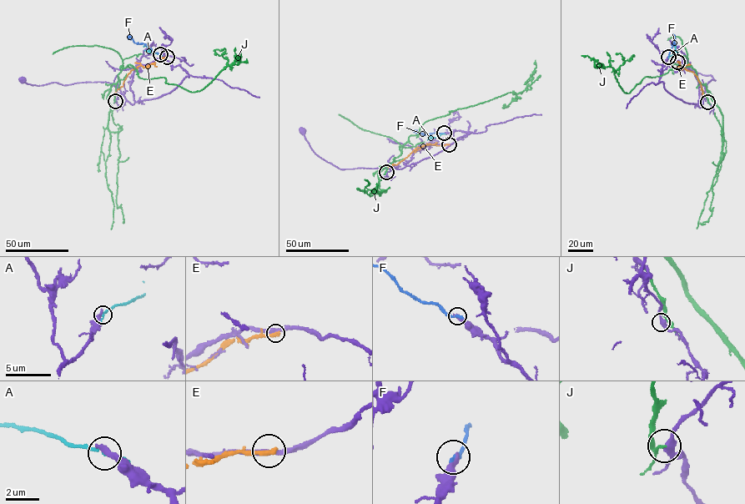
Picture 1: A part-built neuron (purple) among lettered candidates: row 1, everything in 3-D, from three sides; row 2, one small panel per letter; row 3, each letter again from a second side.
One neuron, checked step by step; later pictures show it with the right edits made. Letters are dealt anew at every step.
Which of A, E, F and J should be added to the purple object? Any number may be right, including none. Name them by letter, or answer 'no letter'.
no letter

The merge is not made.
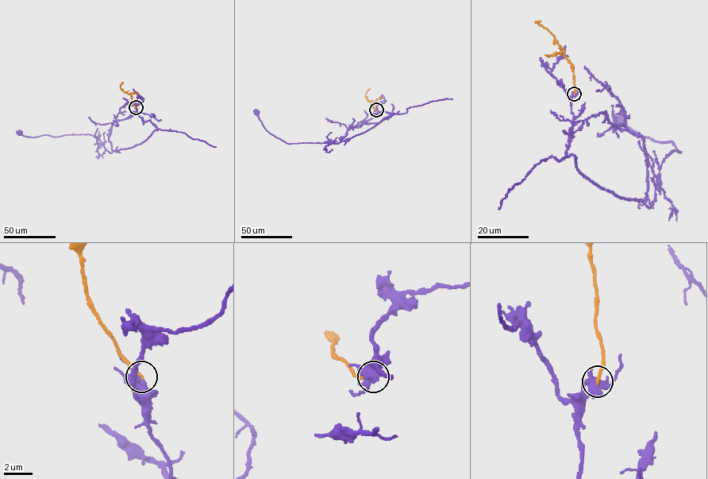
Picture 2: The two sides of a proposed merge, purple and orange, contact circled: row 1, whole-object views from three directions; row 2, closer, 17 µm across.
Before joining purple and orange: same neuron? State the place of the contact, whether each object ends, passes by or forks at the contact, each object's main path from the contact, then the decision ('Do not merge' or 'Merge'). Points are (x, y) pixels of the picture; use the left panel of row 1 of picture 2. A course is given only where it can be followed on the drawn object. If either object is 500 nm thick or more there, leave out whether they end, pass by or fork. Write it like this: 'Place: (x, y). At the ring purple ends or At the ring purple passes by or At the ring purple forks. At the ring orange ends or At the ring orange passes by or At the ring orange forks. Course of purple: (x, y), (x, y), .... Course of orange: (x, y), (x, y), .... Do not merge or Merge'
Place: (136, 107). Course of purple: (136, 107), (138, 115), (157, 130), (135, 146), (111, 152), (89, 134), (32, 137), (19, 133). Course of orange: (136, 107), (131, 95), (120, 87), (121, 82). Do not merge

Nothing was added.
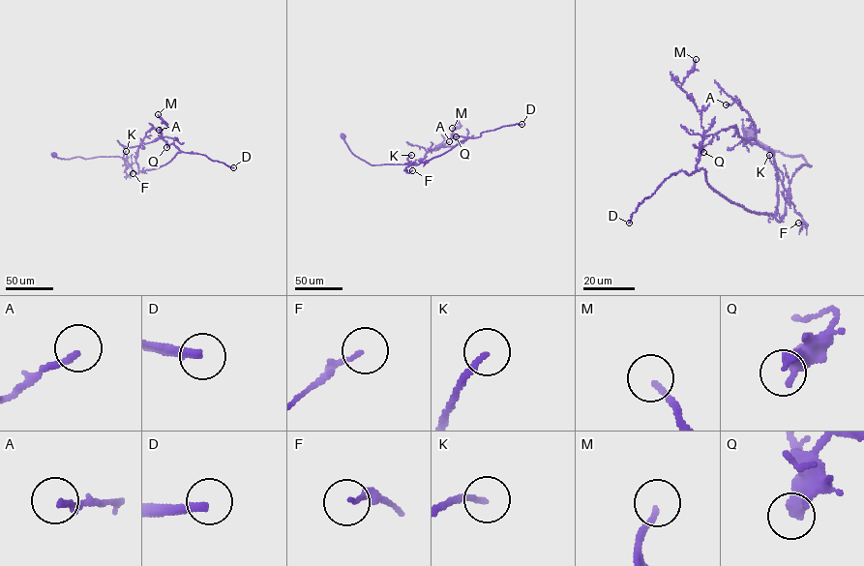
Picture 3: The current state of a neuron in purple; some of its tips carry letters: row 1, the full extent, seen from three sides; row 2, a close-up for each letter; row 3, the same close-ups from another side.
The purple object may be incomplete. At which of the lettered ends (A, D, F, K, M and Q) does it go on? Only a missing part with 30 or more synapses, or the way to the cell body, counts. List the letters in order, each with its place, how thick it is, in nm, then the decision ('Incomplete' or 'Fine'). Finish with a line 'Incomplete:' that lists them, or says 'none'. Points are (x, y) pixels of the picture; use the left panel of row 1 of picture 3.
A: Place: (159, 130). Thickness 200 nm. Fine
D: Place: (233, 167). Thickness 260 nm. Incomplete
F: Place: (133, 173). Thickness 120 nm. Fine
K: Place: (126, 151). Thickness 160 nm. Fine
M: Place: (158, 114). Thickness 180 nm. Fine
Q: Place: (166, 147). Thickness 300 nm. Fine
Incomplete: D

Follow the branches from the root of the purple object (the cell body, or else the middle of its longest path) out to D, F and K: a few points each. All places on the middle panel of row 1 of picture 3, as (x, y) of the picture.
D: (342, 136), (354, 154), (372, 164), (416, 164), (443, 154), (460, 141), (479, 137), (481, 133), (521, 124)
F: (342, 136), (354, 154), (372, 164), (409, 163), (406, 171), (412, 170)
K: (342, 136), (354, 154), (372, 164), (411, 165), (406, 159), (411, 155)

